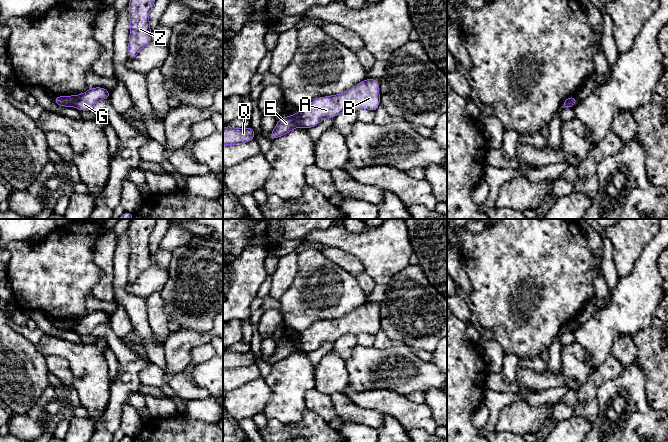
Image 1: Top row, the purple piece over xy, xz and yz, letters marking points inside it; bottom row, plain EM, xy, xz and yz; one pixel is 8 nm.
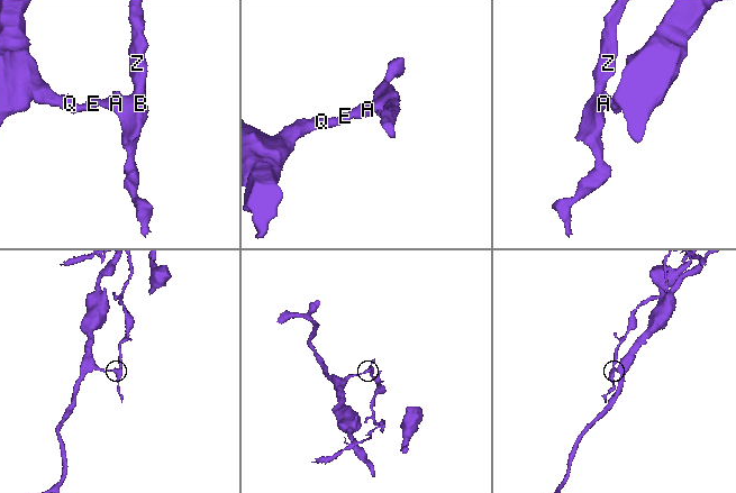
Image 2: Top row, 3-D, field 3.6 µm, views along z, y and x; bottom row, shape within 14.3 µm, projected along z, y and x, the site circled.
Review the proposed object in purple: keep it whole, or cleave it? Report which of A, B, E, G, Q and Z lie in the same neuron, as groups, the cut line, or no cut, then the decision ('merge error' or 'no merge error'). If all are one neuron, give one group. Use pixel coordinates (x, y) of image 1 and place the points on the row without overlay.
A B G Z / E Q | xz (295, 338), (300, 349) | merge error

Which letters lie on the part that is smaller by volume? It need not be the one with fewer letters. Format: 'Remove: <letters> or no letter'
Remove: A, B, G, Z

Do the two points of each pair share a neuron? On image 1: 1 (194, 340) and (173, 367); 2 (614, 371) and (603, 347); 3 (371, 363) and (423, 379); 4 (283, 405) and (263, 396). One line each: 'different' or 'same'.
1: same
2: different
3: same
4: different

